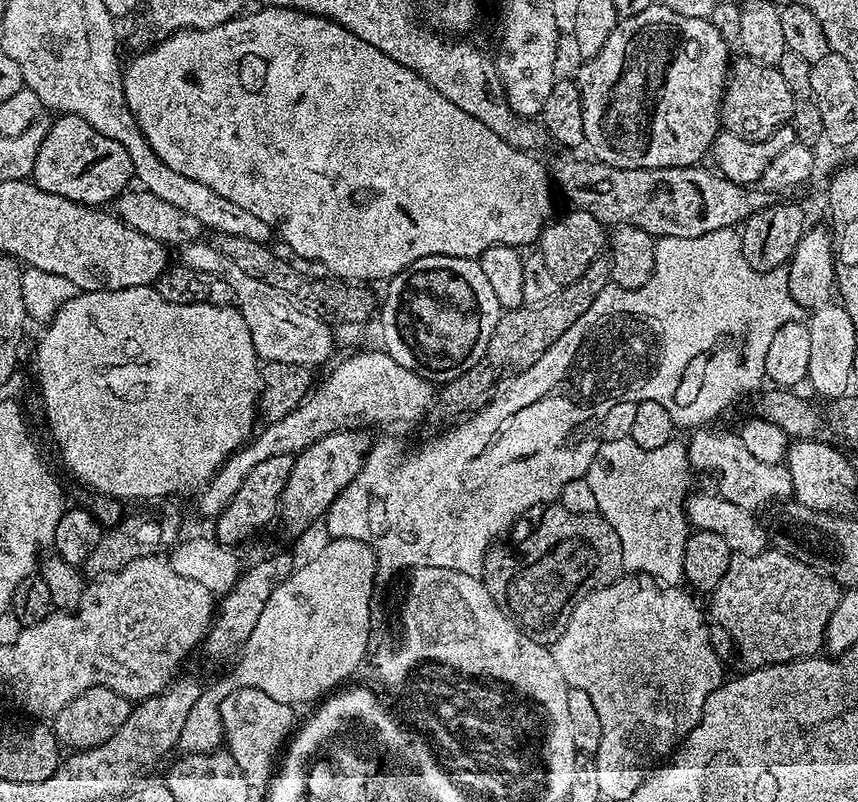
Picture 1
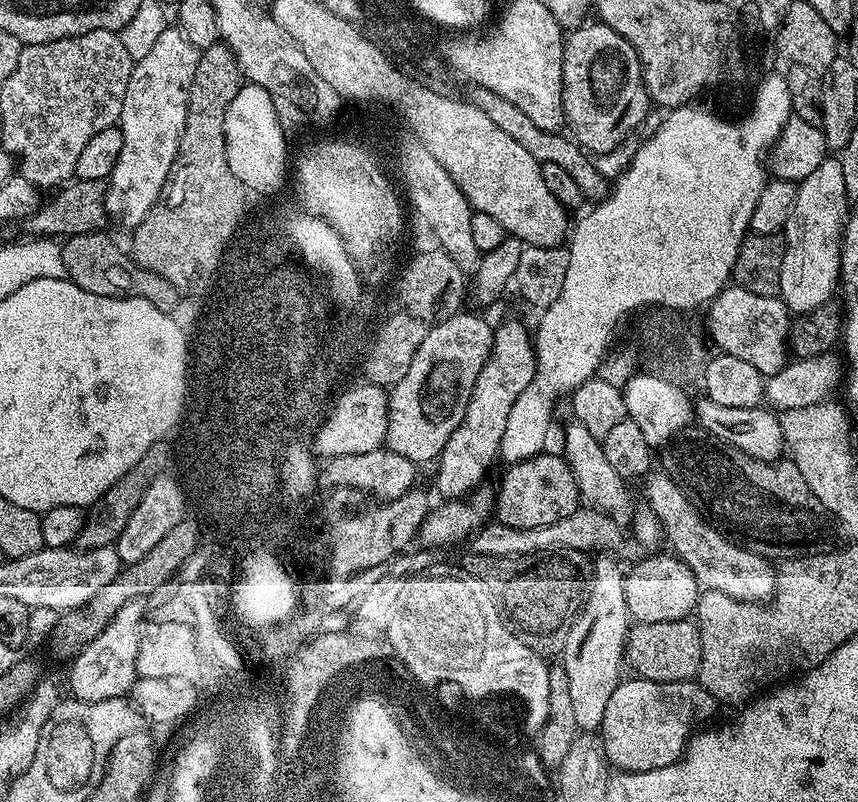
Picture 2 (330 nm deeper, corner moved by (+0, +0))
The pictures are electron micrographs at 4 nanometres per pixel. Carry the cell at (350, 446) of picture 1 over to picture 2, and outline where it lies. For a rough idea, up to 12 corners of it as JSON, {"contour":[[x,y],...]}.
{"contour":[[434,325],[390,388],[387,447],[435,461],[466,414],[493,325]]}

